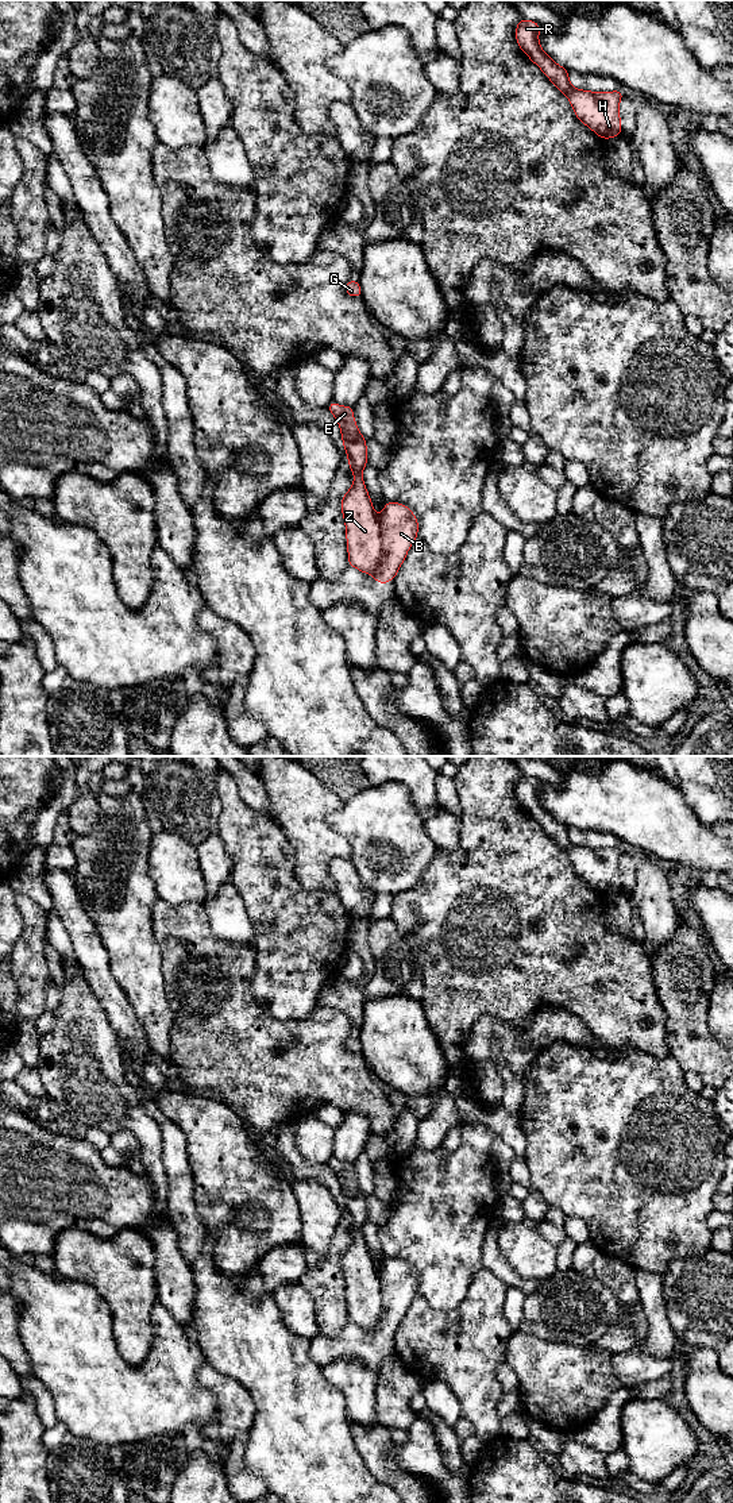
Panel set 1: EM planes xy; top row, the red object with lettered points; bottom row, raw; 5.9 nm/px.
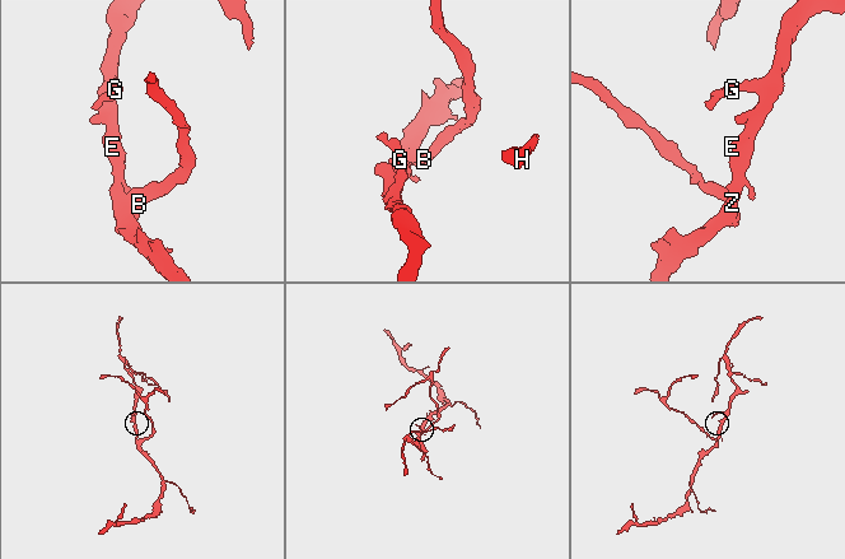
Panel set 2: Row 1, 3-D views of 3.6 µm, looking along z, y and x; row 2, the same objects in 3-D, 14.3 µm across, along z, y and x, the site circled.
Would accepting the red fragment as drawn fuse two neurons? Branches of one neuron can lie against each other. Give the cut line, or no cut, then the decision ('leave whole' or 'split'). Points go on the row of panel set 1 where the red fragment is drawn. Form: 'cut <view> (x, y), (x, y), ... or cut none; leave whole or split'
cut xy (379, 524), (381, 561), (373, 573); split

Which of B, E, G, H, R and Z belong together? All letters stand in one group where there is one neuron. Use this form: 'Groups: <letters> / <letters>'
Groups: B / E G H R Z

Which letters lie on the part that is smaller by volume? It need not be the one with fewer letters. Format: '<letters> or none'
B

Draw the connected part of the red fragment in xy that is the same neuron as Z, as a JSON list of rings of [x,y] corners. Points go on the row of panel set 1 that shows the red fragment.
[[[331,401],[327,406],[339,421],[347,465],[354,473],[354,483],[340,501],[346,523],[348,566],[364,574],[374,574],[382,558],[382,539],[378,516],[366,490],[362,471],[367,462],[367,439],[354,420],[354,406]]]

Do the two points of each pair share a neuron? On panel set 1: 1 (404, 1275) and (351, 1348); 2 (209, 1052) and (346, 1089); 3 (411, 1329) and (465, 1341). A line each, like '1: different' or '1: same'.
1: same
2: same
3: same

